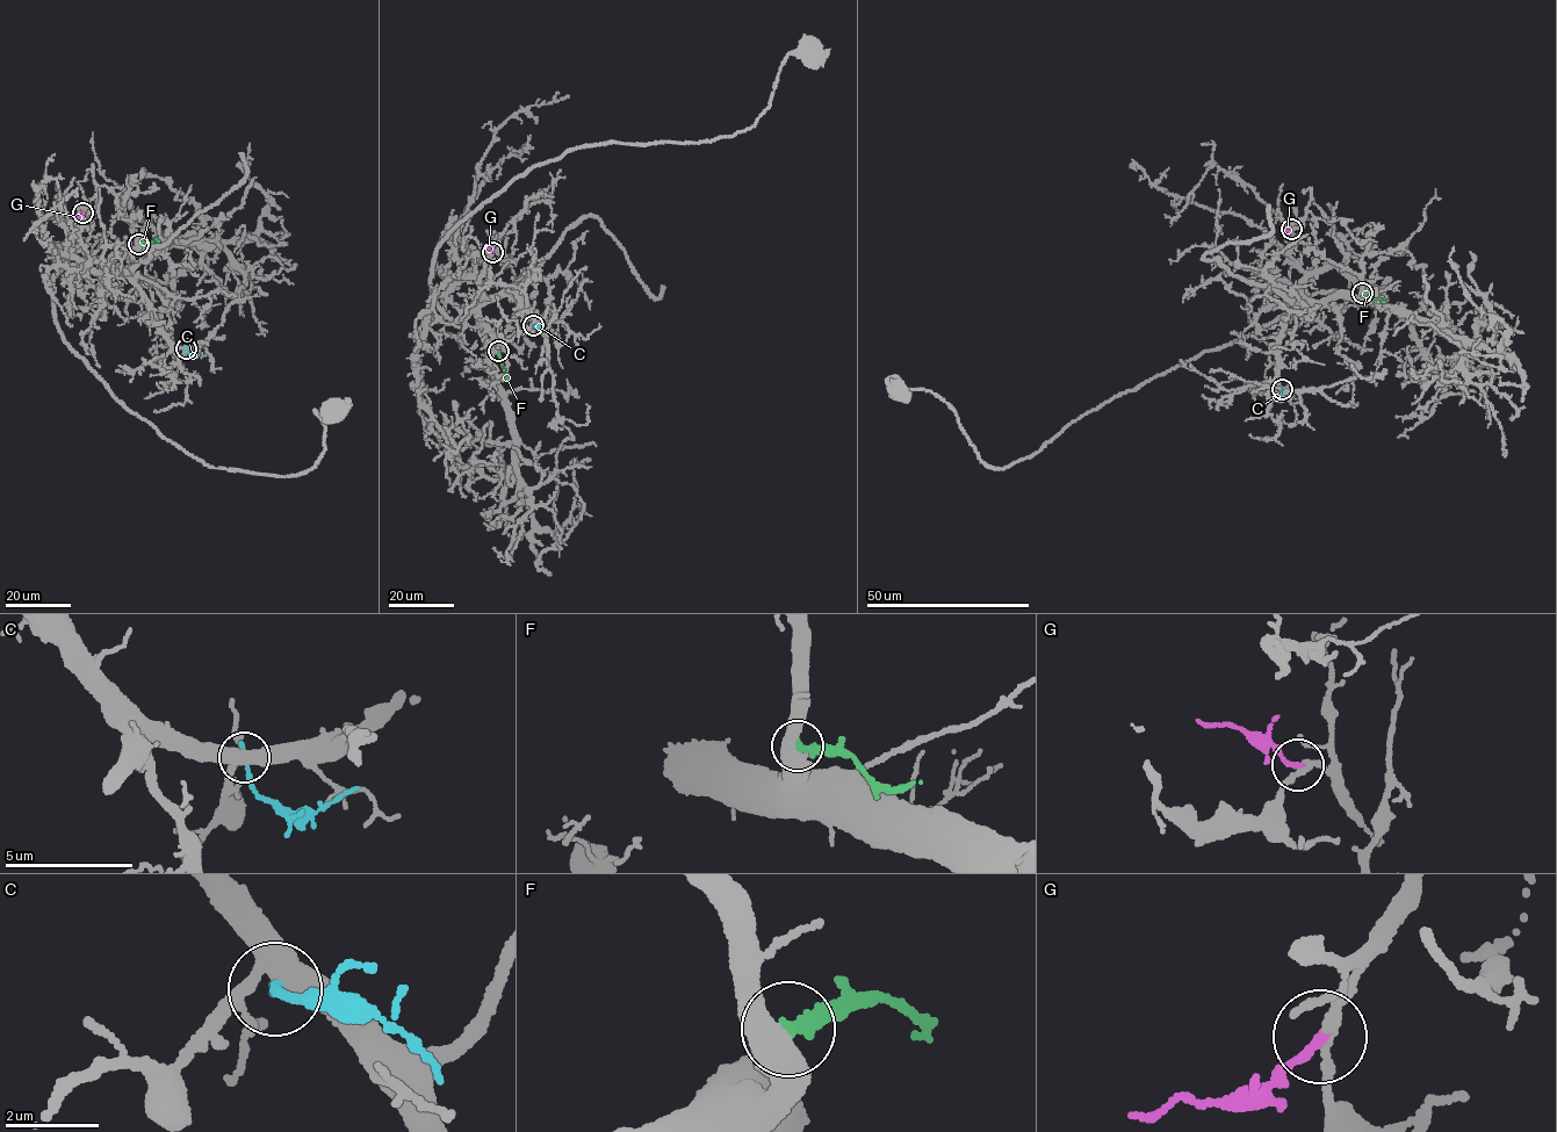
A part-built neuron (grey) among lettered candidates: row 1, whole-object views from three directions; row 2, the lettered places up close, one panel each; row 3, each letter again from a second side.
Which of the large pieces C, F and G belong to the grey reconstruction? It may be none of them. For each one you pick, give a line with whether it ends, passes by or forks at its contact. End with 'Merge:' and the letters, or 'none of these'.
G: It ends there
Merge: G

